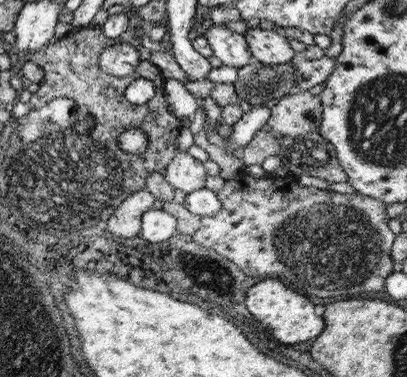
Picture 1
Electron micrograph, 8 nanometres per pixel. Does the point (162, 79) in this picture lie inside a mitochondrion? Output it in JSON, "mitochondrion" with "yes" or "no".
{"mitochondrion":"no"}

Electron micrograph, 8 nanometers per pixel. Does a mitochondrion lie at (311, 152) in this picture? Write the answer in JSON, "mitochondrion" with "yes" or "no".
{"mitochondrion":"yes"}

